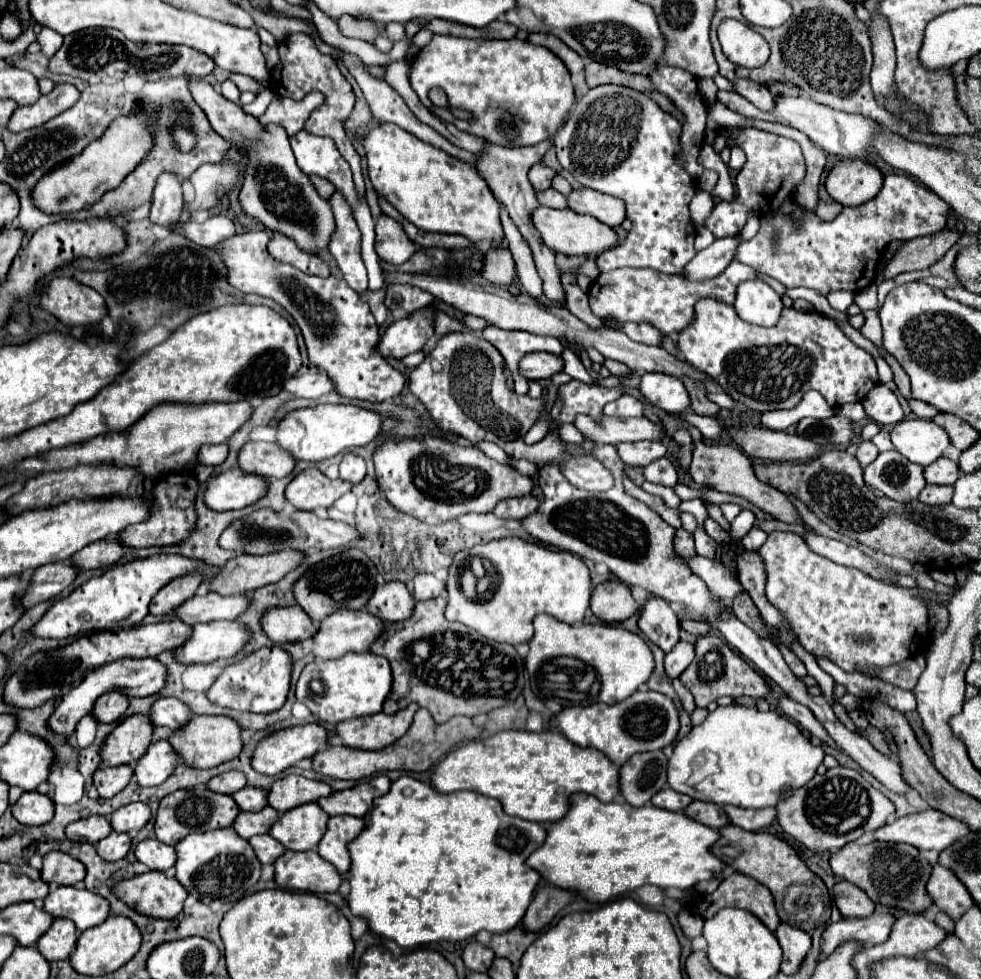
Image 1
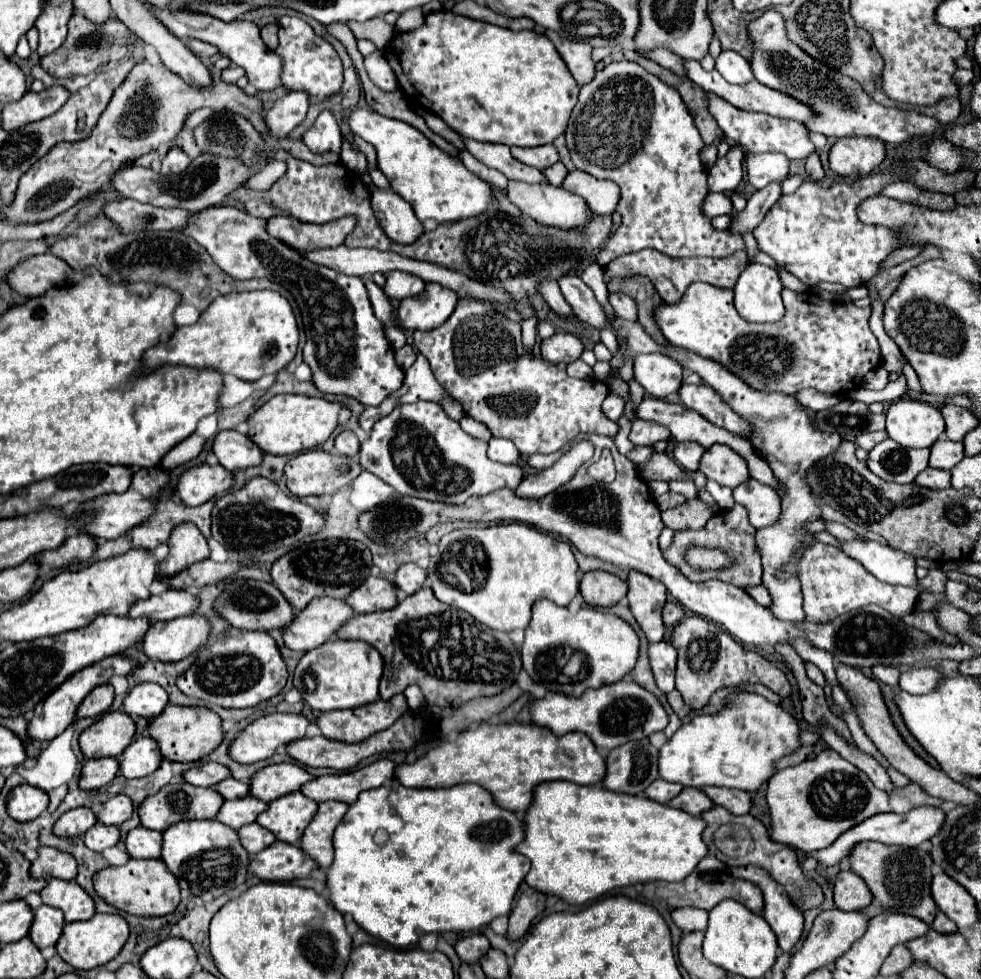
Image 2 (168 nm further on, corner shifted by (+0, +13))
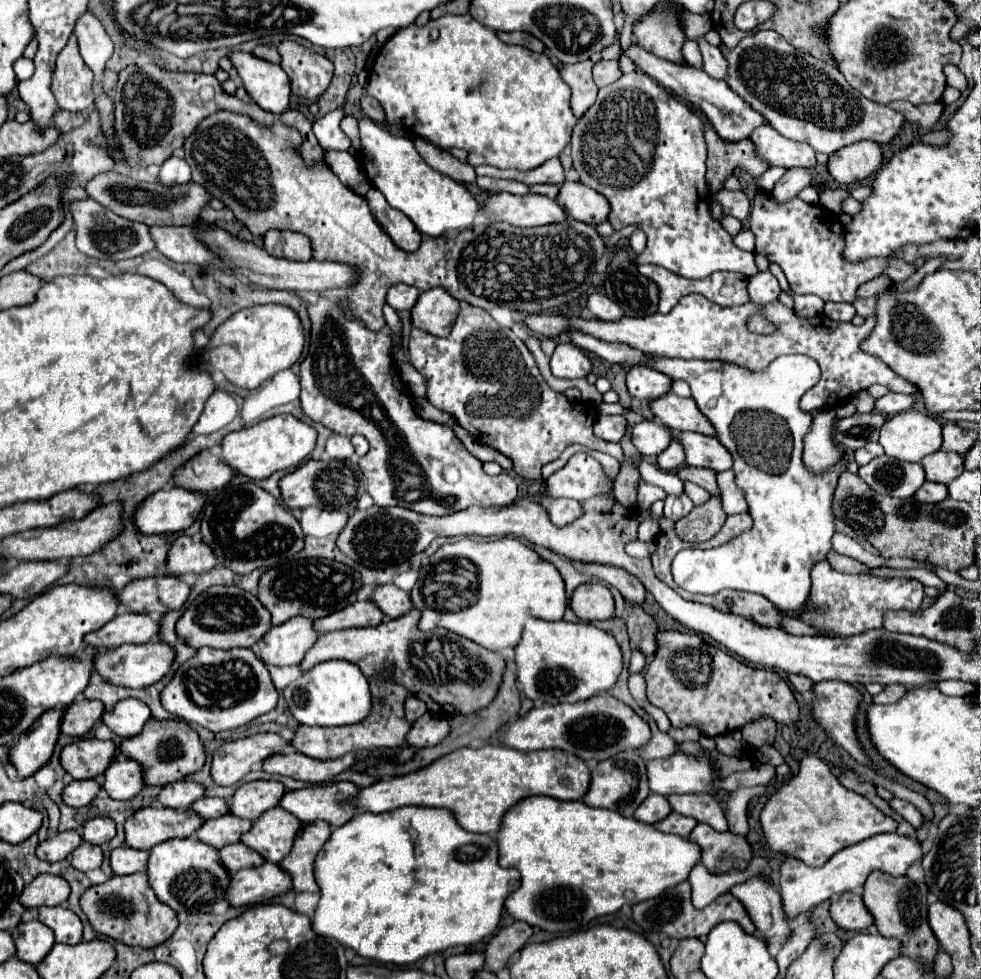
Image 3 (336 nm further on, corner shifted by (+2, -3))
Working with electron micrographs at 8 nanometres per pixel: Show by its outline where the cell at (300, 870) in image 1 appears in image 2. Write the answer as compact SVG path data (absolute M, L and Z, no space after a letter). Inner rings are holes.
M274 842L252 858L248 872L264 882L290 882L294 878L304 878L318 868L312 858L288 842Z

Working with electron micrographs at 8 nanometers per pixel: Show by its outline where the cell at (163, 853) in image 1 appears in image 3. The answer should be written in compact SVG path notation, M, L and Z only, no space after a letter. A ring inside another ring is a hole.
M116 848L112 850L110 856L110 866L114 874L134 874L134 872L144 872L148 864L148 852L144 850L134 850L134 848Z

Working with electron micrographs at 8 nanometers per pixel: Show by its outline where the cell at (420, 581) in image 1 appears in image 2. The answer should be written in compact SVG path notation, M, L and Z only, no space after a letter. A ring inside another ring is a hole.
M402 564L394 576L394 586L398 592L404 592L406 596L418 592L422 584L426 582L426 570L418 568L416 564Z

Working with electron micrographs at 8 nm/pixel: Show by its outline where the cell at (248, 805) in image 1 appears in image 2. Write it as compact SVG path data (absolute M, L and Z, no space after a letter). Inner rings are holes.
M226 778L226 780L222 780L220 784L216 784L214 790L216 790L224 800L234 800L234 798L244 798L244 796L248 796L250 786L244 784L244 782Z

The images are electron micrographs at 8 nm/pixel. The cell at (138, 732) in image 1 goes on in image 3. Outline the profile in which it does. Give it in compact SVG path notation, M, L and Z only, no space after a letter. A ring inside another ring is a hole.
M82 738L62 750L60 762L72 778L100 778L112 764L114 754L116 746L112 740Z

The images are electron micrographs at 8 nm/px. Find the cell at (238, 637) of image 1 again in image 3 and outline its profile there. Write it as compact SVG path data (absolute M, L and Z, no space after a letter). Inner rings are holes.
M162 640L146 642L146 644L122 644L118 648L106 650L96 656L96 672L104 680L118 684L118 686L146 688L150 684L156 684L158 680L162 680L170 672L174 658L176 658L174 648Z

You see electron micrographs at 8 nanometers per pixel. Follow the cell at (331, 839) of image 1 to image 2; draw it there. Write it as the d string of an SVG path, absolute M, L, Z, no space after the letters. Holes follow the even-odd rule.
M320 802L314 818L310 820L308 828L300 838L300 850L304 850L318 868L328 868L334 860L332 850L332 834L334 828L340 824L342 816L346 814L348 804L344 802Z

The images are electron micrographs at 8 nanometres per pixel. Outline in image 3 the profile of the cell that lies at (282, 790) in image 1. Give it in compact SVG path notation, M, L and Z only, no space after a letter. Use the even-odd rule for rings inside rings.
M274 780L248 782L248 784L242 784L232 796L230 810L238 818L246 818L254 822L266 810L278 806L284 794L286 794L286 788L282 782L274 782Z

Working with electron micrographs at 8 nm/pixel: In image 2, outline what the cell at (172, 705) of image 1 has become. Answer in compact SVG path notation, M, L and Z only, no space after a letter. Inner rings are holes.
M144 682L144 684L136 684L128 692L128 696L124 698L122 710L132 718L138 718L138 716L154 718L164 710L166 704L168 704L166 690L154 682Z

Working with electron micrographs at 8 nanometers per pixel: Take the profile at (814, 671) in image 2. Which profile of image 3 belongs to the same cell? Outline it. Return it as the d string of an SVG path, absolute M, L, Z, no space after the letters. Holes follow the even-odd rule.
M797 674L789 675L788 681L800 693L812 690L814 685L812 680L810 680L809 678L802 675L797 675Z

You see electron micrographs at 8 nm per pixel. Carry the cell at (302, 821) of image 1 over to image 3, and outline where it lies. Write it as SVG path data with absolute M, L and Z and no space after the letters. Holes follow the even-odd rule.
M276 806L272 810L266 810L262 818L252 824L250 832L242 836L242 842L252 850L260 852L264 860L278 864L290 854L290 848L300 828L302 822L298 822L294 814Z

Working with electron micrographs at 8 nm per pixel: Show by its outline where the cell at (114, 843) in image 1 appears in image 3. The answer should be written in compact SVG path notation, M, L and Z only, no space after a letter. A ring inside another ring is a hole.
M82 842L82 844L72 852L72 864L74 864L74 868L78 868L80 872L88 872L88 870L94 870L94 868L100 868L102 860L104 860L102 848L96 846L96 844Z

